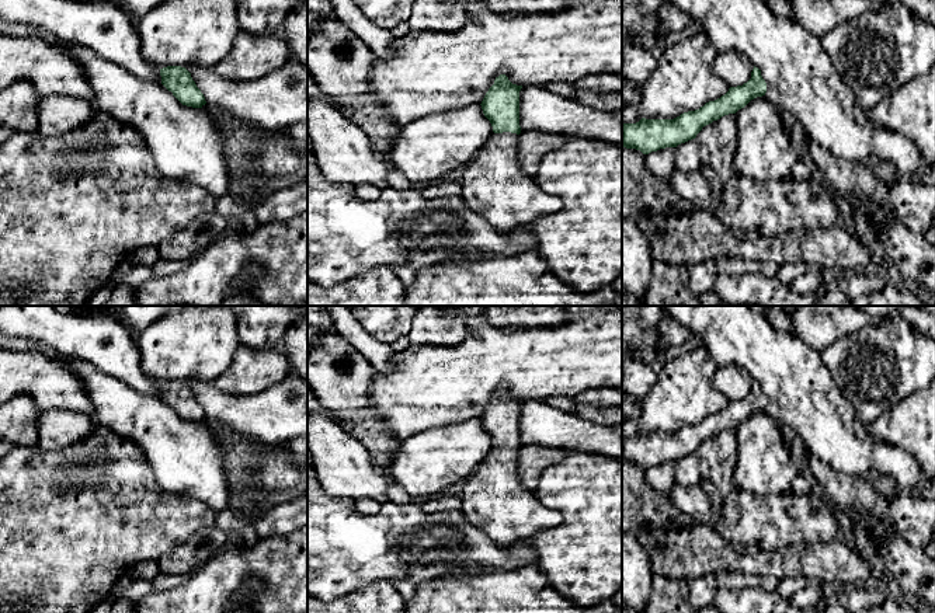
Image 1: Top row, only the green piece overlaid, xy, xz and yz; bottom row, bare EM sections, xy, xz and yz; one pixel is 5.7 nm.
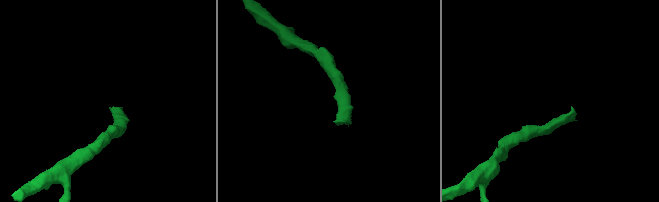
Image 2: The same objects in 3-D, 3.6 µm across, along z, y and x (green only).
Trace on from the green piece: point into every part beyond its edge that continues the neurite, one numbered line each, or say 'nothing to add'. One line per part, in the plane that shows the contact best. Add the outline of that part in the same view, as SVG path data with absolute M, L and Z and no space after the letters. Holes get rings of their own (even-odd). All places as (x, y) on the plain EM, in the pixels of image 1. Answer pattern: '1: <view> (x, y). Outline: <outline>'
1: yz (800, 393). Outline: M664 306L668 316L698 335L717 366L736 365L748 372L767 397L765 411L779 425L790 426L810 454L821 459L837 473L862 477L880 474L894 481L894 495L922 497L935 501L935 478L925 481L915 457L868 433L838 391L820 352L796 335L775 330L764 314L750 306Z

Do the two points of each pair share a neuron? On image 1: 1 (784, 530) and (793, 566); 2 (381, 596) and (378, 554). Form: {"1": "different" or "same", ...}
{"1": "different", "2": "different"}

